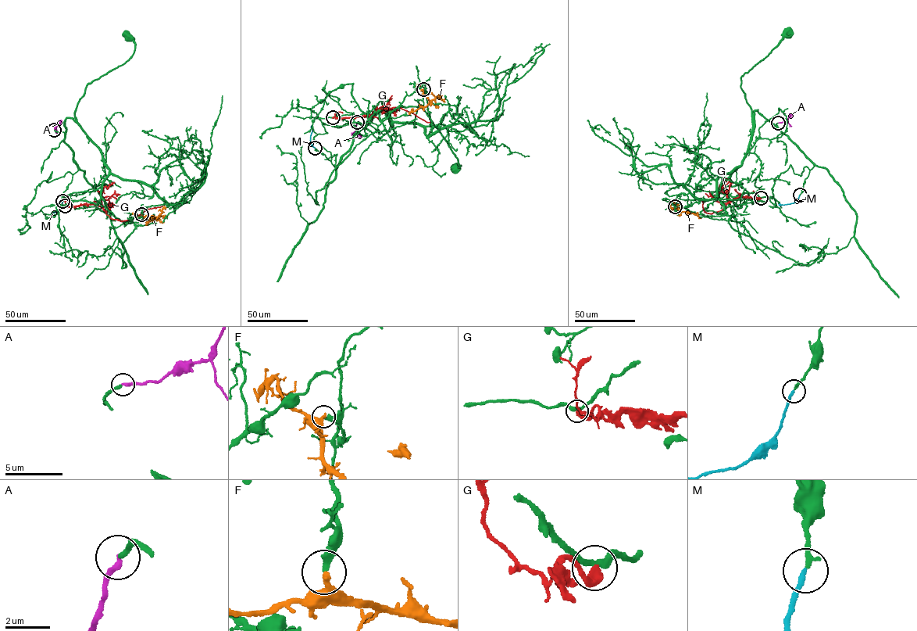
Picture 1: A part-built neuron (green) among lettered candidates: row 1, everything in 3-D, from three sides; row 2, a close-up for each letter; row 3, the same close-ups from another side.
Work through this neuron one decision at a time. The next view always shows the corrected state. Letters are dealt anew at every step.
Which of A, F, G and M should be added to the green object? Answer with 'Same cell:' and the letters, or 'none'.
Same cell: A, M

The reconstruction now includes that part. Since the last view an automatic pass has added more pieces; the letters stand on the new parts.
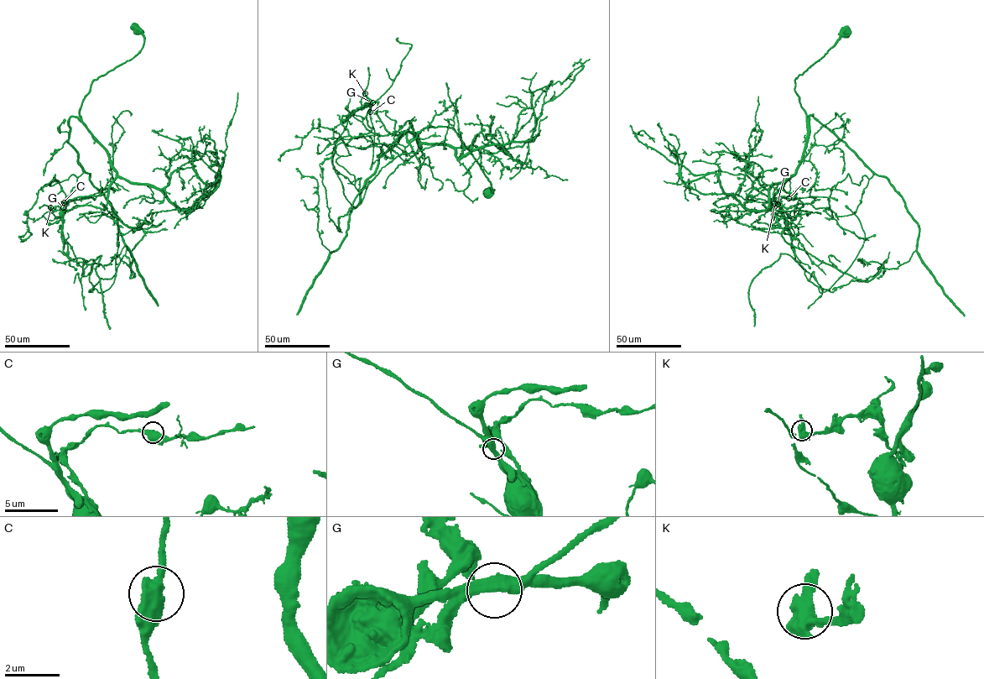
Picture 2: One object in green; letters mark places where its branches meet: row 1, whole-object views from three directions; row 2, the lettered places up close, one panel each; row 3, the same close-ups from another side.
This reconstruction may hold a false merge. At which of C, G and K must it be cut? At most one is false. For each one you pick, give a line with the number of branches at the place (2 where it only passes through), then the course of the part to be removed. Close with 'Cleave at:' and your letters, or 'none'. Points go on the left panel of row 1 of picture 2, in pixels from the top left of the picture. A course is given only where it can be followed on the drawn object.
G: branches 2; course (63, 207), (63, 251), (92, 264), (89, 280), (101, 292), (113, 282), (119, 245), (102, 204)
Cleave at: G

